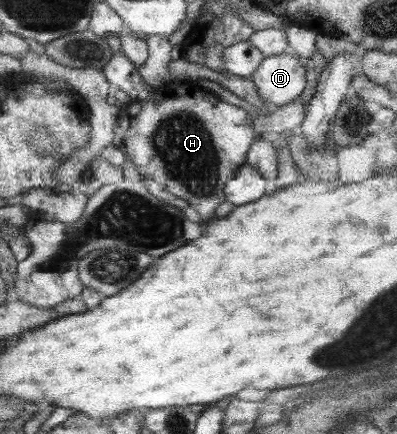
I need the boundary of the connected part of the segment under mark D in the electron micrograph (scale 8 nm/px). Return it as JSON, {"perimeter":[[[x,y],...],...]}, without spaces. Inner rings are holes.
{"perimeter":[[[282,53],[282,55],[265,58],[250,79],[258,89],[262,101],[272,109],[281,108],[302,95],[302,91],[306,87],[306,69],[302,58],[295,59],[289,54]]]}

